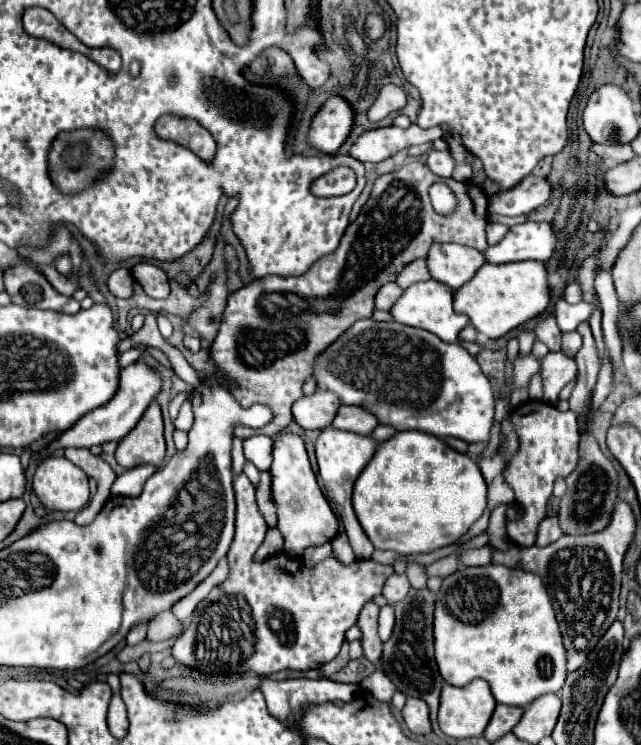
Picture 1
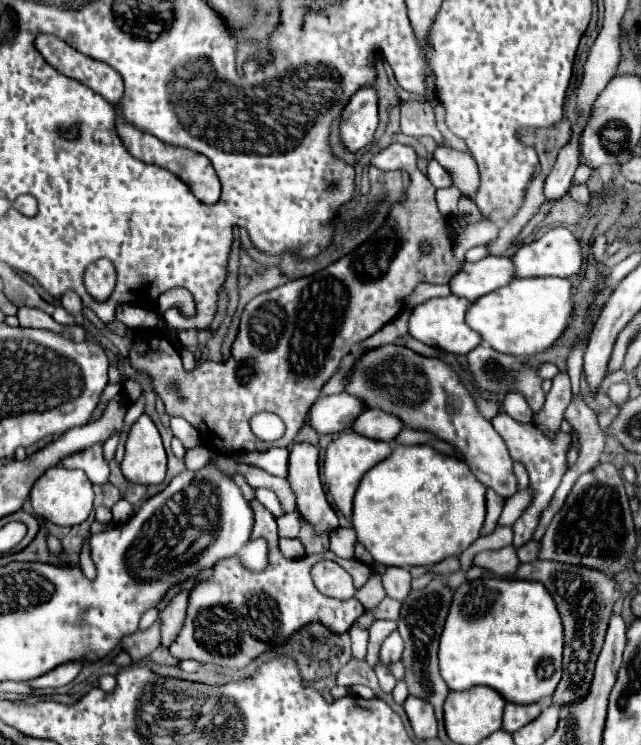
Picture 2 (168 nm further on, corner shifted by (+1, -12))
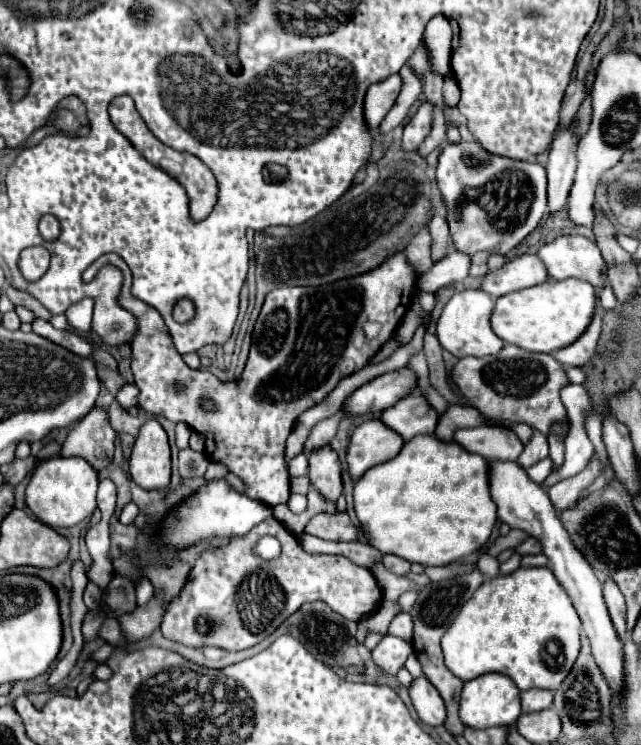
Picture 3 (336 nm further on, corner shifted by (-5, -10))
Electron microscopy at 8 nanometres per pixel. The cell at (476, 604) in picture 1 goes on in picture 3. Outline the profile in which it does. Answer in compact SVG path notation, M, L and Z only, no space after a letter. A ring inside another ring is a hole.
M518 568L508 576L496 576L482 582L474 596L462 606L456 620L442 638L444 664L460 680L474 680L484 674L504 674L520 690L542 688L558 690L558 686L568 676L580 646L580 618L566 594L558 584L550 568Z

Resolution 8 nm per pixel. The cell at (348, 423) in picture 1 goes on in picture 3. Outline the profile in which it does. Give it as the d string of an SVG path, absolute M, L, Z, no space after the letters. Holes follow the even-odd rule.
M408 394L406 398L400 398L394 406L382 410L378 420L408 442L418 434L434 434L438 414L424 396Z

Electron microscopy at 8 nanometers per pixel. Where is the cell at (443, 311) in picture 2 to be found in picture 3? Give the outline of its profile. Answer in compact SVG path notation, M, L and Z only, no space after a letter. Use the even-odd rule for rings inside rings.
M464 290L456 292L450 302L444 306L440 318L436 320L436 336L440 340L440 346L454 354L456 358L464 356L488 356L496 354L504 342L492 332L490 328L490 314L494 310L494 298L490 294L484 294L482 290Z

